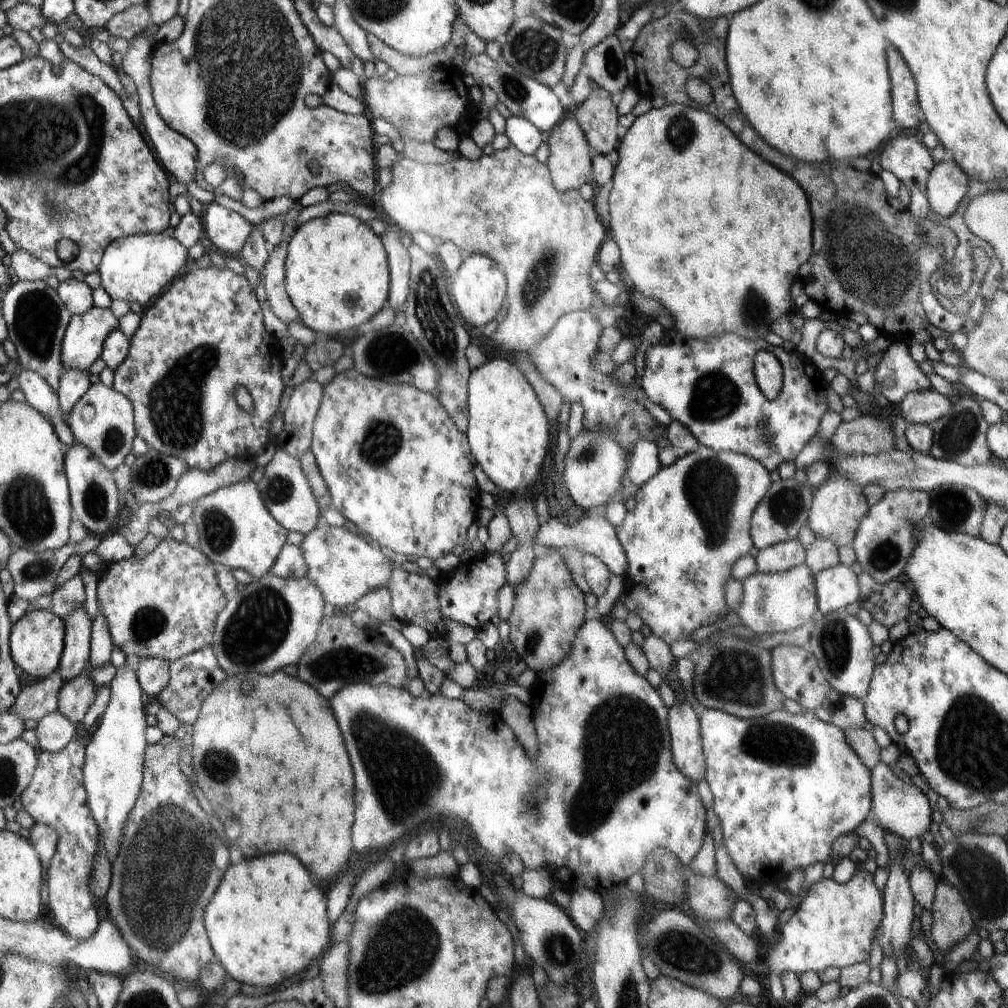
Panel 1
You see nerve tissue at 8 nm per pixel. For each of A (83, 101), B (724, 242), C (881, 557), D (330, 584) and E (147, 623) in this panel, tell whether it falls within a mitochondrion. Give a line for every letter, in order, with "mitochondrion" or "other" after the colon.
A: mitochondrion
B: other
C: mitochondrion
D: other
E: mitochondrion

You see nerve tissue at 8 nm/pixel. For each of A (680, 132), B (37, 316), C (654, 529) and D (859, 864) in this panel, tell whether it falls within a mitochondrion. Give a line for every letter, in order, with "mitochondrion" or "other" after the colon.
A: mitochondrion
B: mitochondrion
C: other
D: other

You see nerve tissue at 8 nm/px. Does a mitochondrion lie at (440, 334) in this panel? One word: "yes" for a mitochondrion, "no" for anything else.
yes

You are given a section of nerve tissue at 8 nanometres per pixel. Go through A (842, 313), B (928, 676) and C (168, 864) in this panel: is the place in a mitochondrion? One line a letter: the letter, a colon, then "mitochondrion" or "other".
A: other
B: other
C: mitochondrion

